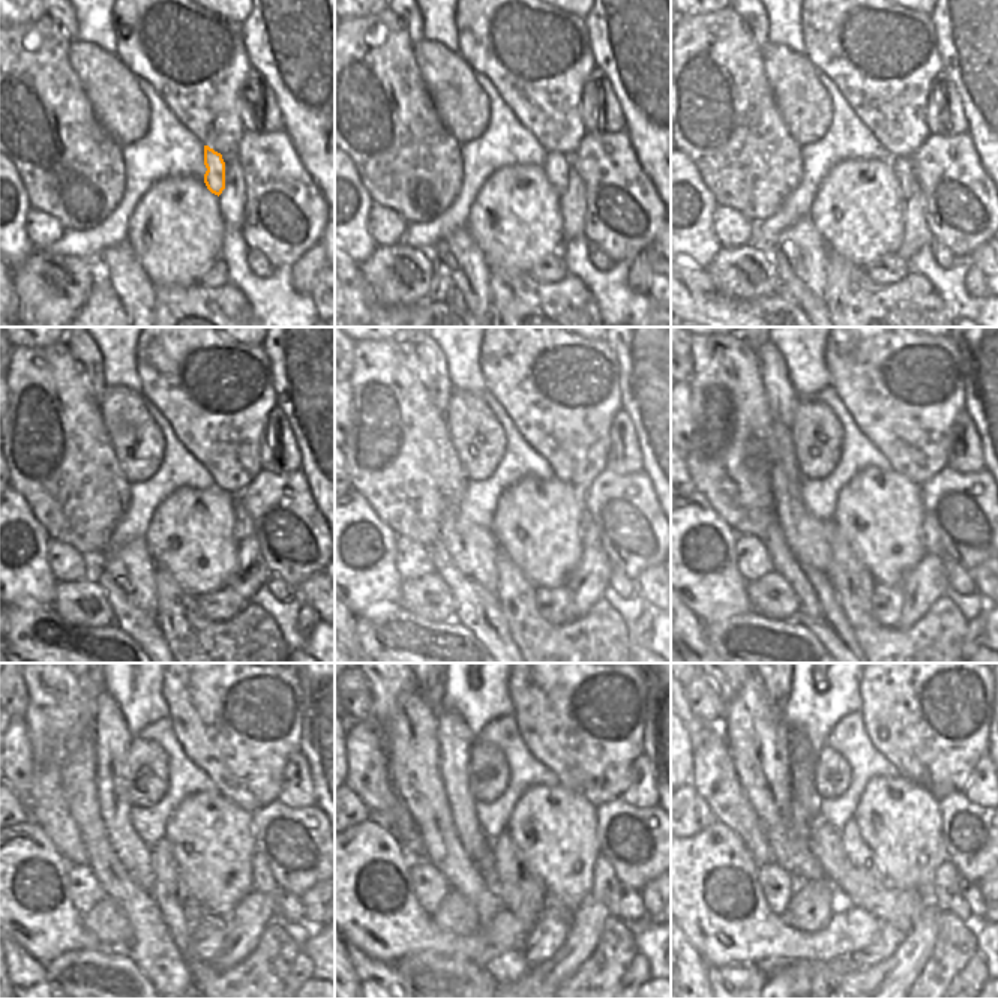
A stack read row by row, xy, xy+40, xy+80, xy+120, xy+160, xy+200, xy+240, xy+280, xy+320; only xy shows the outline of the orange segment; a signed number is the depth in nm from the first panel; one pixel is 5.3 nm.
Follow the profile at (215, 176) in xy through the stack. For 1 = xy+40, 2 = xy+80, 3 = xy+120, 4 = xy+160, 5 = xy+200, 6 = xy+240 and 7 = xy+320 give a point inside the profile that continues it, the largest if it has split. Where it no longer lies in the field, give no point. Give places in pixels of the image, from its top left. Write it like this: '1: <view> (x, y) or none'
1: xy+40 (556, 165)
2: xy+80 (908, 180)
3: xy+120 (245, 528)
4: xy+160 (590, 533)
5: xy+200 (929, 536)
6: xy+240 (263, 881)
7: xy+320 (946, 891)

